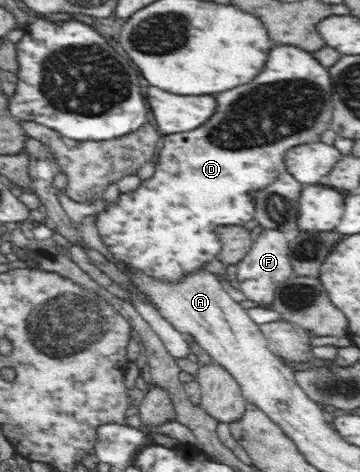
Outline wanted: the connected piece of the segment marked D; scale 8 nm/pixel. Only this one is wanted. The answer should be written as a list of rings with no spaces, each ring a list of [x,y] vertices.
[[[277,46],[277,48],[273,48],[265,64],[267,66],[263,68],[263,72],[251,84],[237,86],[237,88],[233,88],[229,92],[217,94],[215,96],[217,98],[217,112],[212,114],[205,124],[201,124],[201,128],[162,136],[160,151],[155,157],[156,165],[153,176],[147,180],[142,180],[141,186],[137,190],[120,193],[116,202],[109,203],[106,209],[96,216],[98,234],[103,244],[107,246],[108,253],[113,254],[113,258],[117,258],[124,264],[130,264],[133,268],[144,272],[155,280],[170,282],[170,284],[195,274],[201,268],[206,268],[205,266],[211,260],[214,261],[217,258],[217,254],[221,252],[221,241],[217,237],[216,229],[224,226],[241,226],[255,218],[255,194],[268,188],[274,180],[277,180],[278,176],[286,172],[285,163],[283,162],[285,152],[291,148],[304,144],[318,143],[321,140],[321,134],[330,128],[331,118],[333,118],[333,92],[331,92],[331,78],[329,78],[328,67],[319,63],[311,53],[295,46]]]

